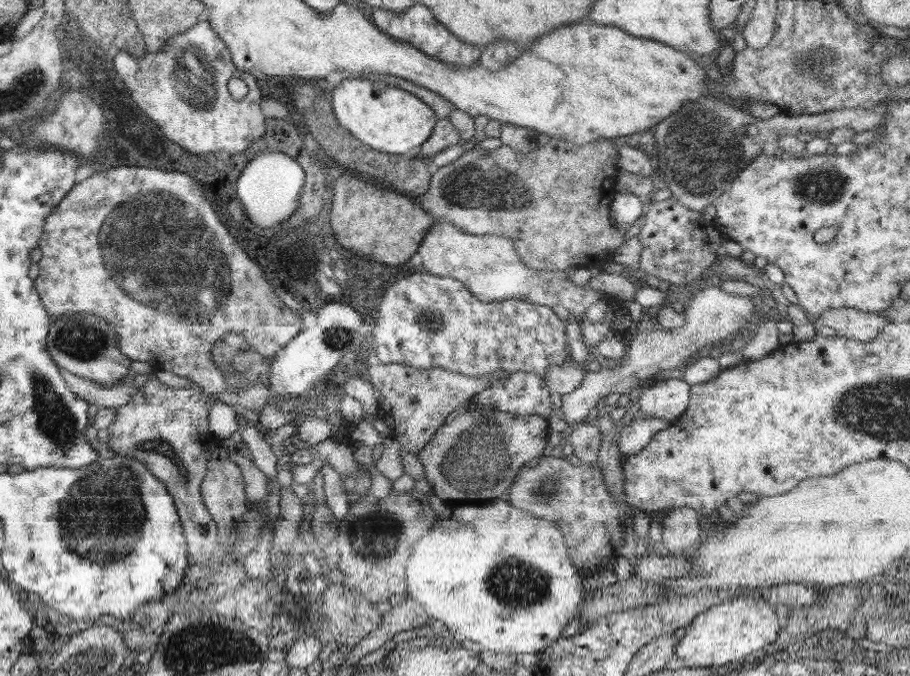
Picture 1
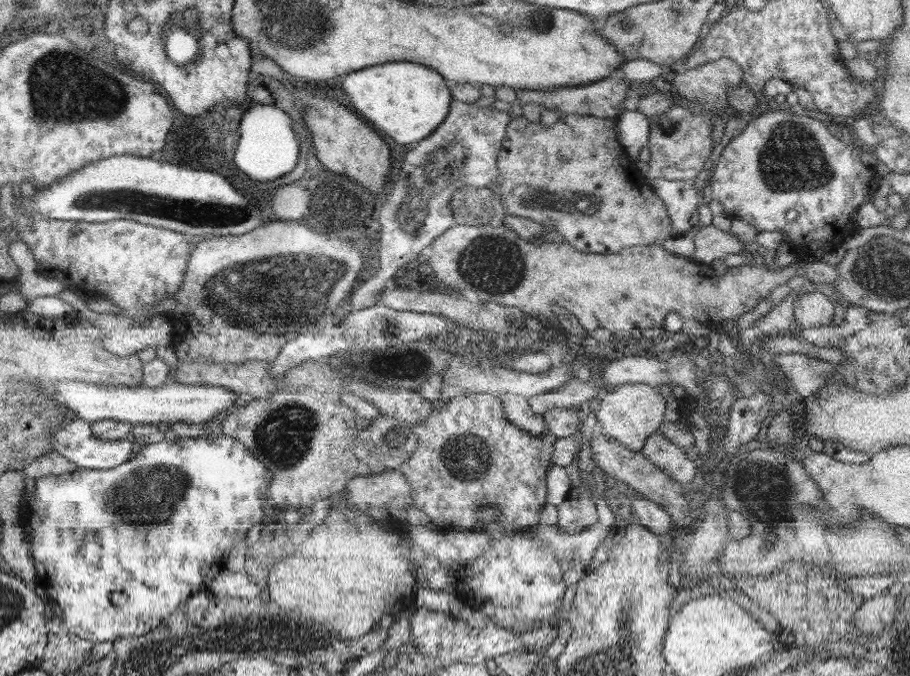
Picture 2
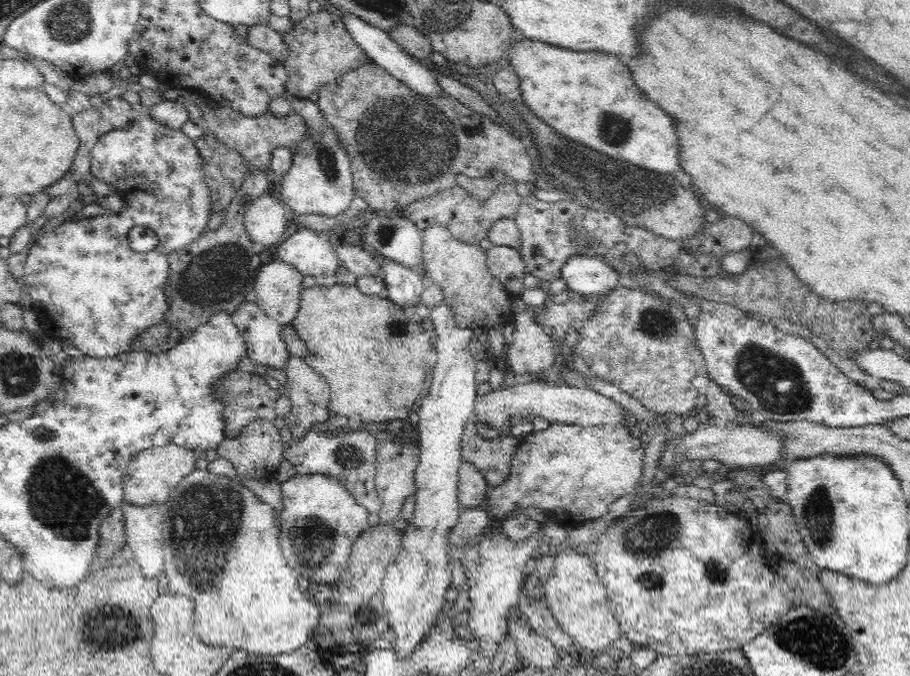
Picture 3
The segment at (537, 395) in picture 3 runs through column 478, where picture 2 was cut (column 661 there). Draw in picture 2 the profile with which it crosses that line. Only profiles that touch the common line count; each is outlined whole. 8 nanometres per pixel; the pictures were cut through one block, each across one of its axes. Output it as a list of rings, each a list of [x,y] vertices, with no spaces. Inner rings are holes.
[[[626,383],[608,387],[600,391],[600,396],[594,403],[597,406],[595,415],[601,426],[600,432],[633,451],[641,451],[645,440],[659,430],[664,422],[666,399],[657,388],[647,384]]]

